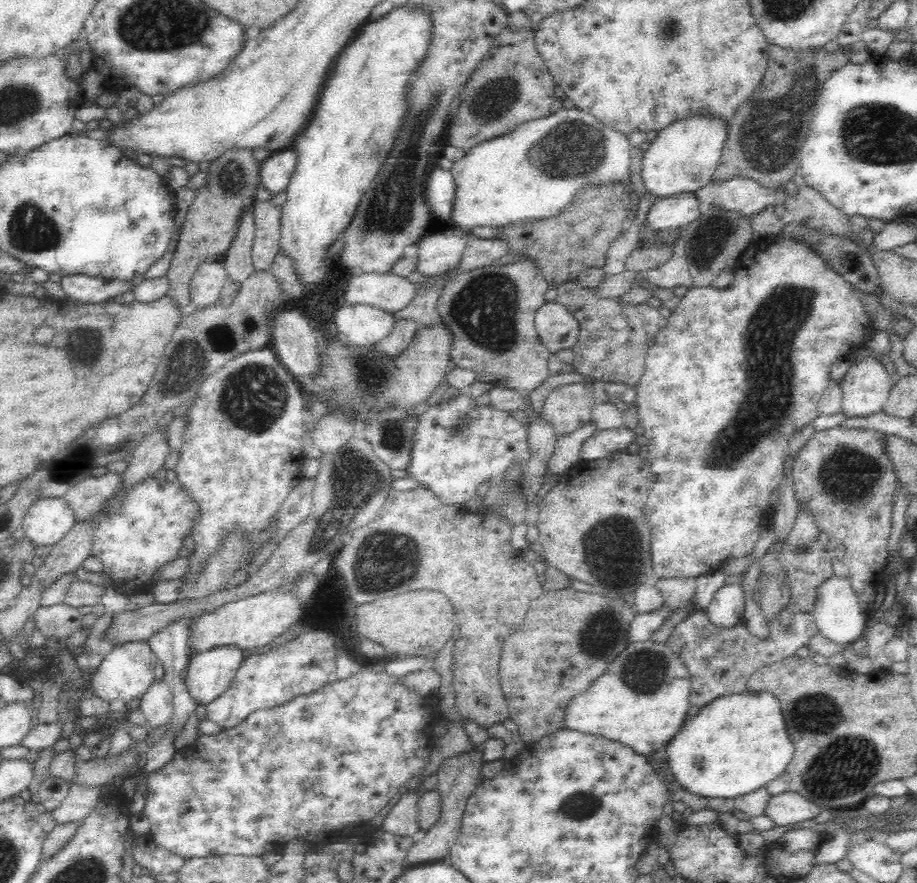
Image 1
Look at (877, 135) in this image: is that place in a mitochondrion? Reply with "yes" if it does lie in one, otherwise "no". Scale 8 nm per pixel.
yes

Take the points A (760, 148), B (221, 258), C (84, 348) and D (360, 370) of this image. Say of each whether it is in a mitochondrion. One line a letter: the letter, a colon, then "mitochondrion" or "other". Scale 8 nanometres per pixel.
A: mitochondrion
B: other
C: mitochondrion
D: mitochondrion

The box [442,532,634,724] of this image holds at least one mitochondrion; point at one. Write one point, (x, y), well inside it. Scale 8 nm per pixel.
(599, 639)

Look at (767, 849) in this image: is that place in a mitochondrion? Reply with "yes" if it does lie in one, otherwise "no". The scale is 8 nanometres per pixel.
no

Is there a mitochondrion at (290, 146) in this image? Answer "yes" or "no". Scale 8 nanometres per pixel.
no

